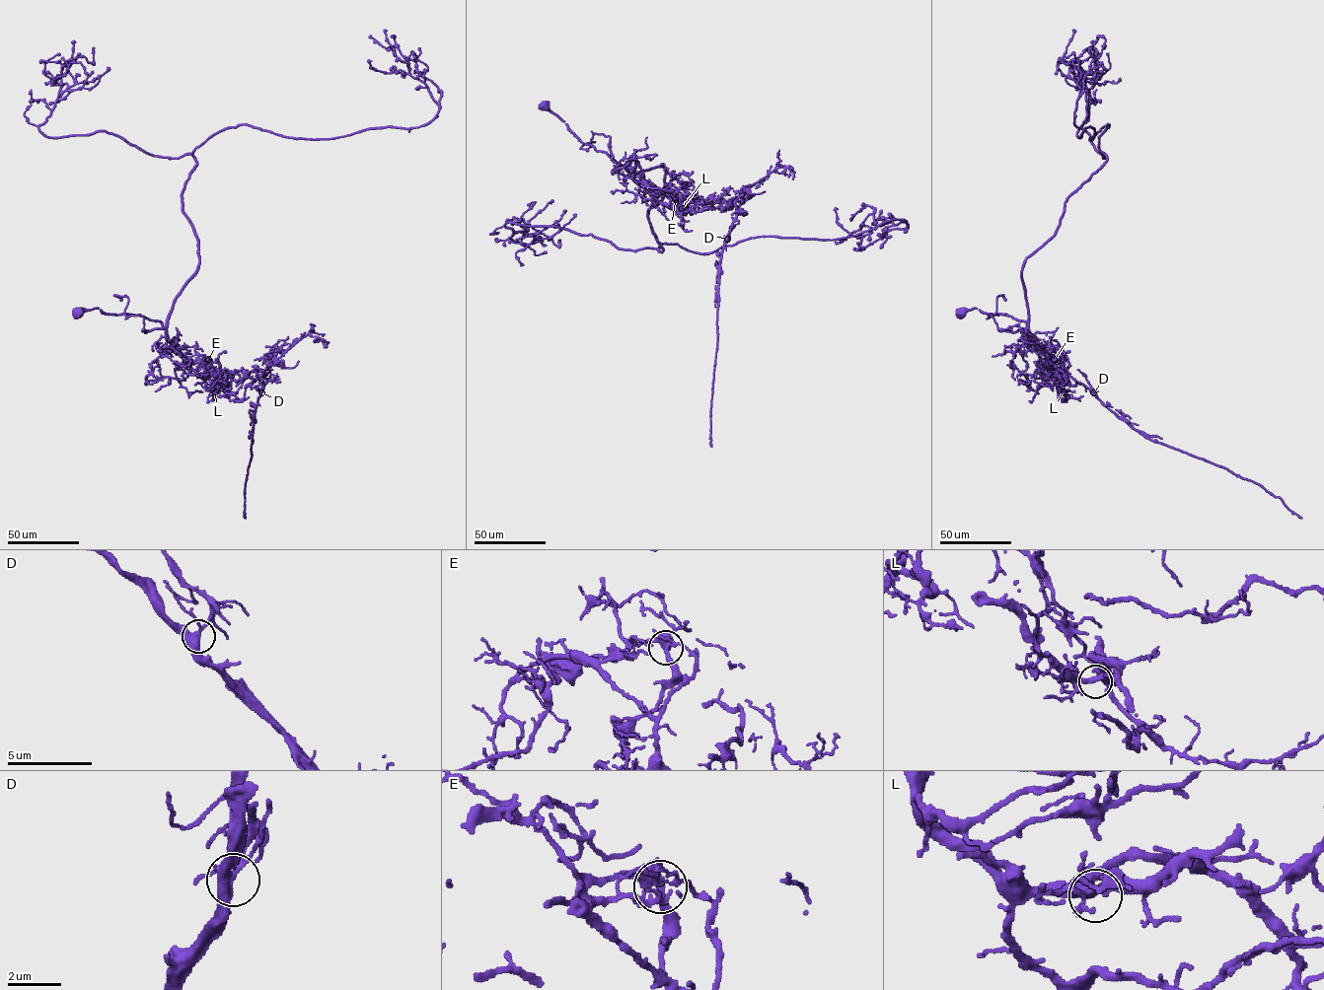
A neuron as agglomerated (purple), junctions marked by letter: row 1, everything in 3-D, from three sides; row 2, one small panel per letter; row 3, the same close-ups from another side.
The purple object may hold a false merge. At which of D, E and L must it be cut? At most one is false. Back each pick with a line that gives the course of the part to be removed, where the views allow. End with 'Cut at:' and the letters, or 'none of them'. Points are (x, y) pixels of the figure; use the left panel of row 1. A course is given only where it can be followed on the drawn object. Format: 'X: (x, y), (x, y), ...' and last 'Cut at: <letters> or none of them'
E: (209, 359), (209, 372), (215, 374), (267, 369), (270, 373), (254, 417), (252, 459), (245, 490), (246, 518)
Cut at: E

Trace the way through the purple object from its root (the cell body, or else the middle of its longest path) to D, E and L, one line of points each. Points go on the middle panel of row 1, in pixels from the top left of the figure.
D: (545, 106), (563, 121), (582, 143), (605, 152), (621, 164), (658, 202), (733, 203), (736, 218), (727, 239)
E: (545, 106), (563, 121), (582, 143), (605, 152), (621, 164), (646, 190), (653, 193), (662, 190), (675, 199)
L: (545, 106), (563, 121), (582, 143), (605, 152), (621, 164), (658, 202), (670, 208), (682, 208)

